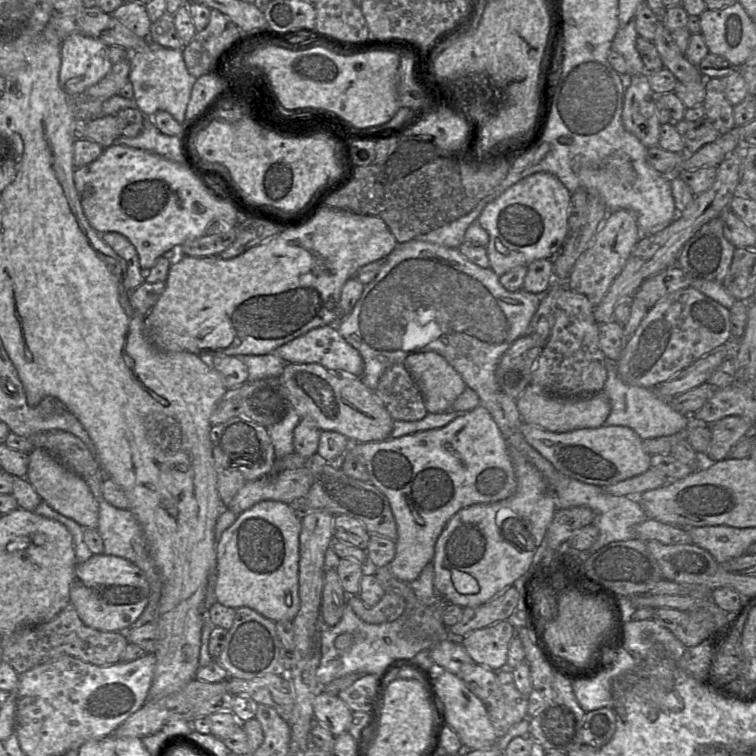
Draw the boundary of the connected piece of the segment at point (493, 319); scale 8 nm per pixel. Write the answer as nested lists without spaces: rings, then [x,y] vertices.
[[[413,239],[408,242],[400,244],[397,243],[397,246],[385,258],[384,264],[382,265],[373,281],[364,286],[363,292],[356,302],[355,306],[353,307],[352,311],[347,316],[341,318],[338,321],[337,330],[338,333],[345,339],[345,341],[352,347],[354,347],[363,358],[364,370],[363,374],[361,375],[361,380],[369,389],[373,391],[376,389],[378,381],[384,371],[393,364],[404,363],[407,356],[411,353],[434,351],[444,357],[446,361],[461,375],[465,384],[477,393],[480,399],[480,405],[484,406],[491,414],[492,418],[500,429],[507,443],[507,446],[517,449],[530,463],[532,463],[538,469],[538,471],[544,477],[549,490],[555,496],[556,483],[557,478],[559,478],[559,473],[548,460],[546,460],[537,450],[535,450],[526,442],[519,430],[512,430],[510,428],[508,421],[504,416],[504,411],[498,402],[498,392],[500,391],[500,388],[495,379],[495,370],[500,358],[515,340],[522,336],[525,336],[526,330],[532,320],[532,317],[539,307],[541,297],[542,295],[527,292],[523,289],[514,292],[506,290],[500,284],[499,276],[490,267],[482,268],[477,264],[469,261],[460,253],[458,248],[450,248],[430,242],[418,241]]]

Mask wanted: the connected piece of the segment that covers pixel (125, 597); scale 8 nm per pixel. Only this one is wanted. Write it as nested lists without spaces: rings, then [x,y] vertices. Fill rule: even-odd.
[[[104,553],[78,564],[70,589],[70,602],[88,627],[105,632],[128,628],[144,612],[150,588],[144,572],[131,561]]]

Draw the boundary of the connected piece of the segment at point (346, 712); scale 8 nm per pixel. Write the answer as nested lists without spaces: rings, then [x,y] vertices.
[[[319,691],[313,701],[314,718],[333,736],[347,732],[352,720],[352,711],[337,696]]]

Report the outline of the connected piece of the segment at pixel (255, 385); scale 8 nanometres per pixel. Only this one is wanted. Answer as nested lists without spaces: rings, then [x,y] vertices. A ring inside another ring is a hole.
[[[279,377],[260,379],[254,382],[246,381],[241,386],[229,389],[218,401],[210,416],[212,426],[221,424],[233,417],[251,420],[263,427],[269,427],[280,422],[292,408],[285,396],[285,389]]]

